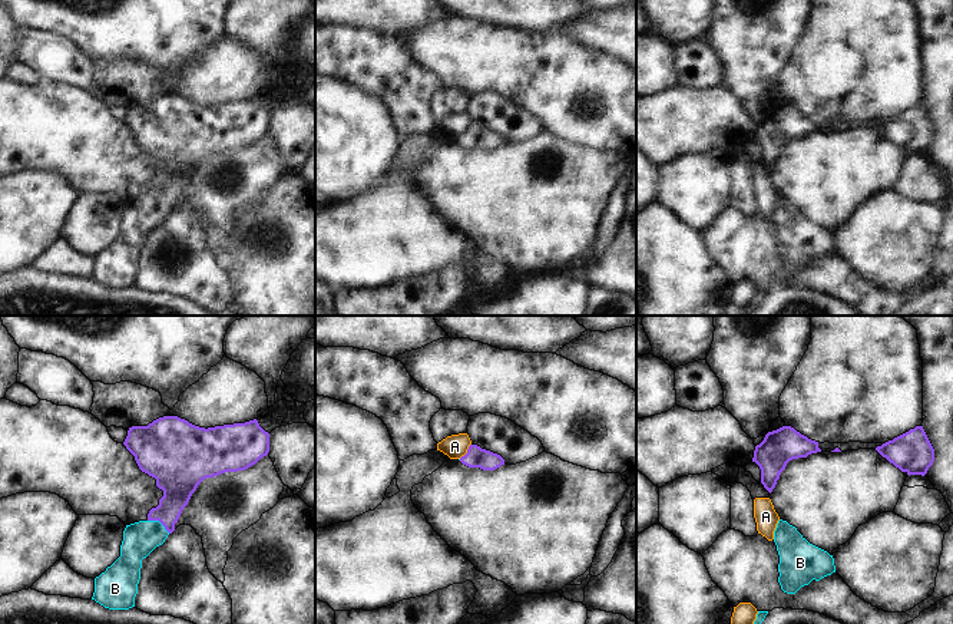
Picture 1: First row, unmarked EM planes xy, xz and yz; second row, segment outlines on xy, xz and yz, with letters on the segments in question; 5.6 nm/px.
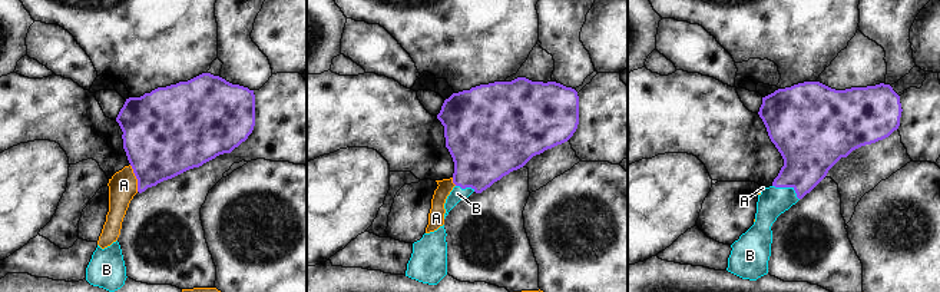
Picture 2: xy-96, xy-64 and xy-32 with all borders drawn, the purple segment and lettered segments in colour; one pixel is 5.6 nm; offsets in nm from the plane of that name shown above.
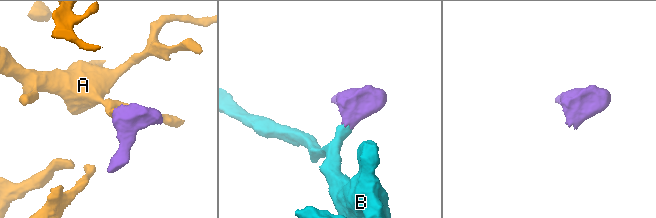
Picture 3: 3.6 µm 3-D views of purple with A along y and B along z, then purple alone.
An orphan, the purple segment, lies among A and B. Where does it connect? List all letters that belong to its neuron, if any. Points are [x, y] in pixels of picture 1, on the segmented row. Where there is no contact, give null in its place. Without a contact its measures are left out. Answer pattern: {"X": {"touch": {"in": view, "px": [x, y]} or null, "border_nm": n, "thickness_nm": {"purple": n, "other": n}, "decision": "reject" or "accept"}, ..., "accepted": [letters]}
{"A": {"touch": {"in": "xz", "px": [467, 452]}, "border_nm": 110, "thickness_nm": {"purple": 120, "other": 140}, "decision": "reject"}, "B": {"touch": {"in": "xy", "px": [159, 521]}, "border_nm": 150, "thickness_nm": {"purple": 200, "other": 190}, "decision": "accept"}, "accepted": ["B"]}

